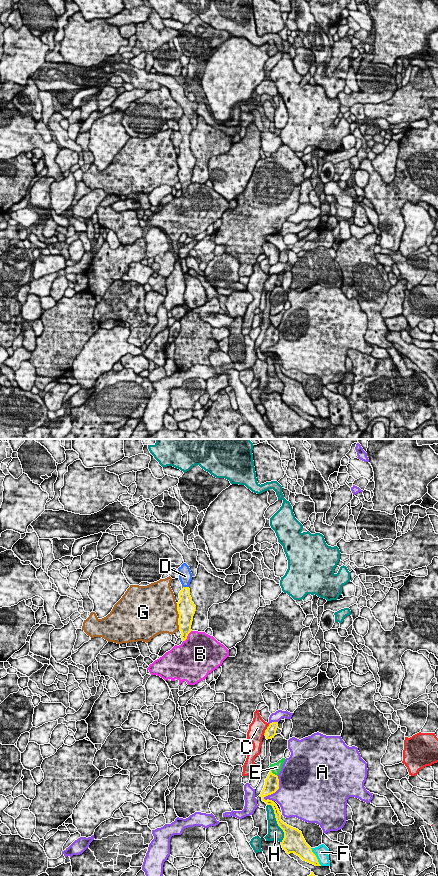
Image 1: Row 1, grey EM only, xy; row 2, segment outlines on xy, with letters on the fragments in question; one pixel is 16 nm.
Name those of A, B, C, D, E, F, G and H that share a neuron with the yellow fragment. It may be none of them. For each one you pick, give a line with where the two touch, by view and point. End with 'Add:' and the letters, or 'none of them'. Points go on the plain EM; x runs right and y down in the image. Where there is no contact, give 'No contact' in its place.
D: Touches yellow at xy (185, 139)
Add: D

